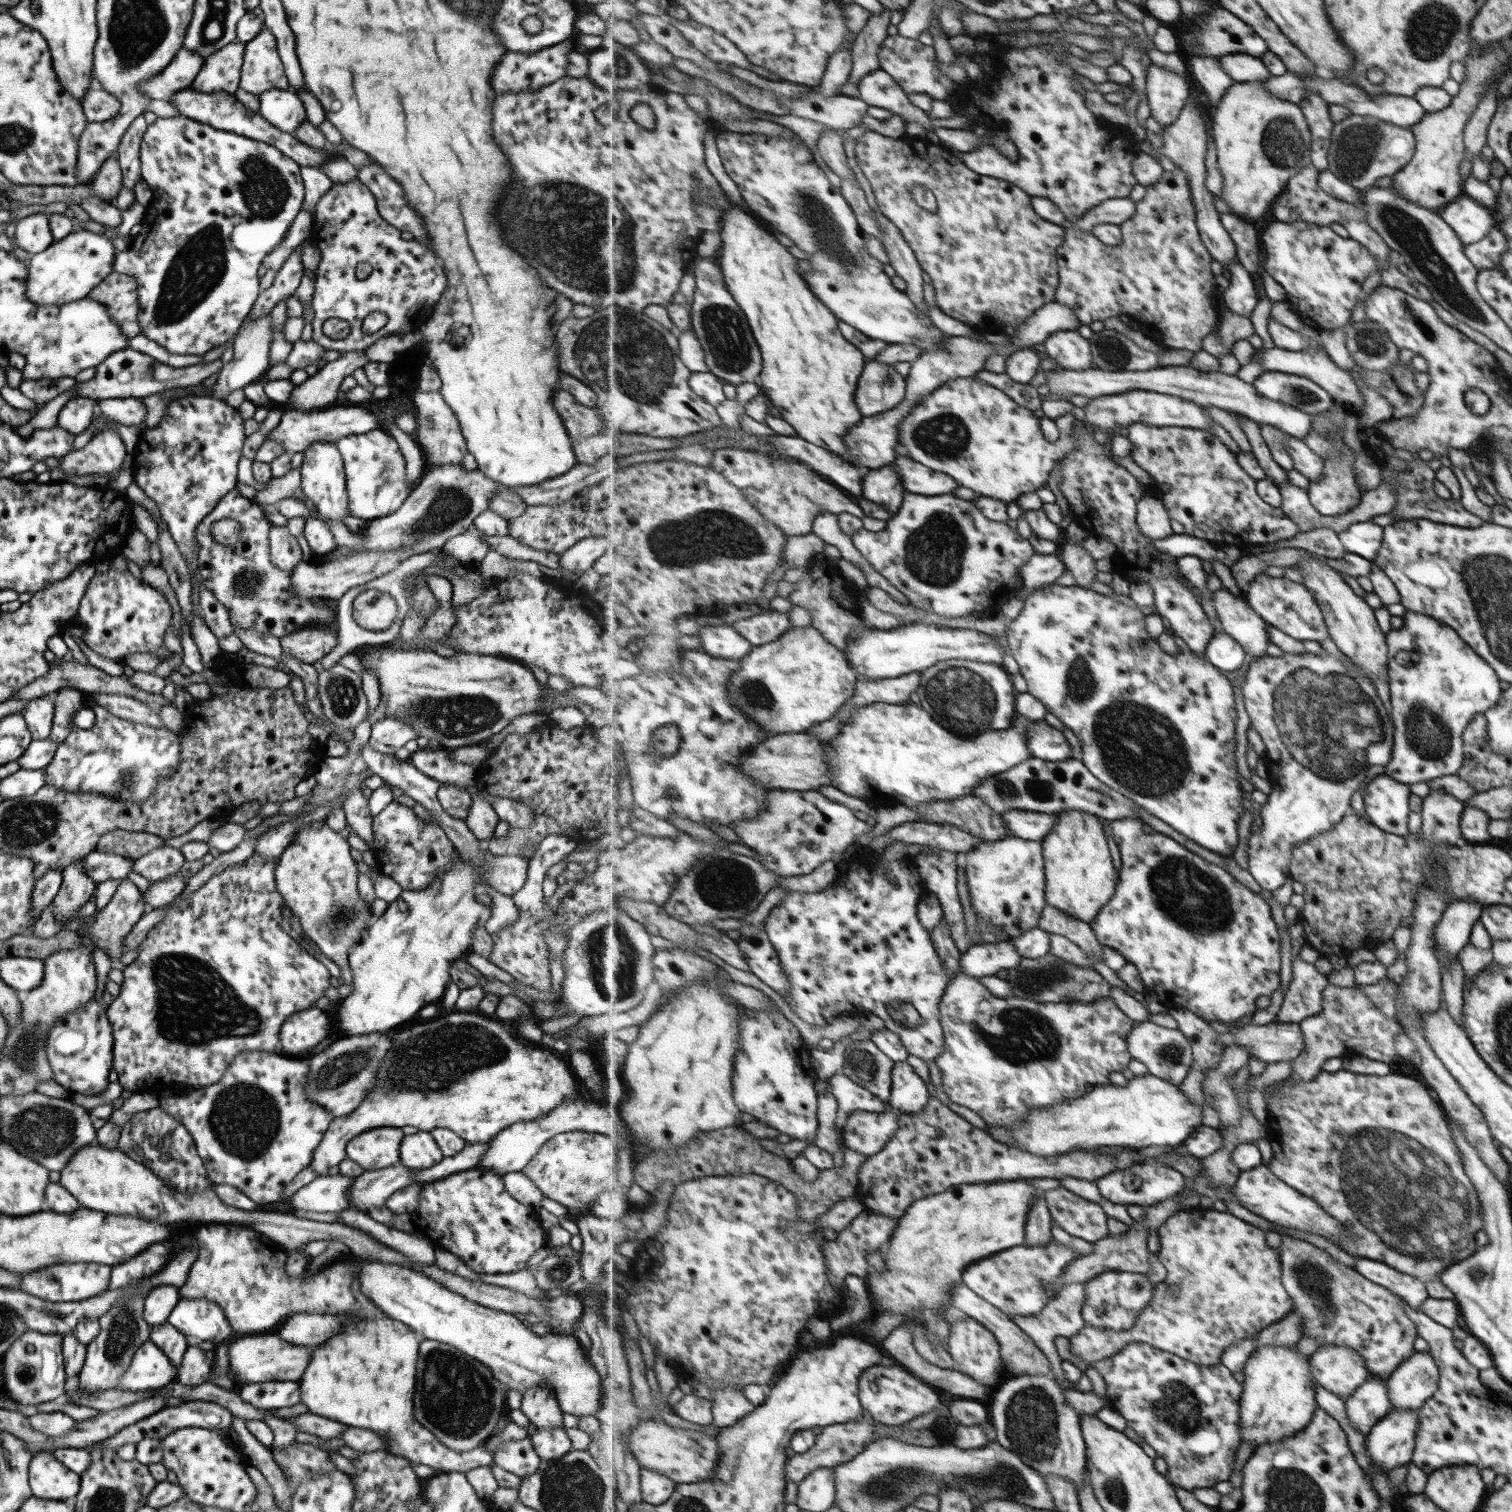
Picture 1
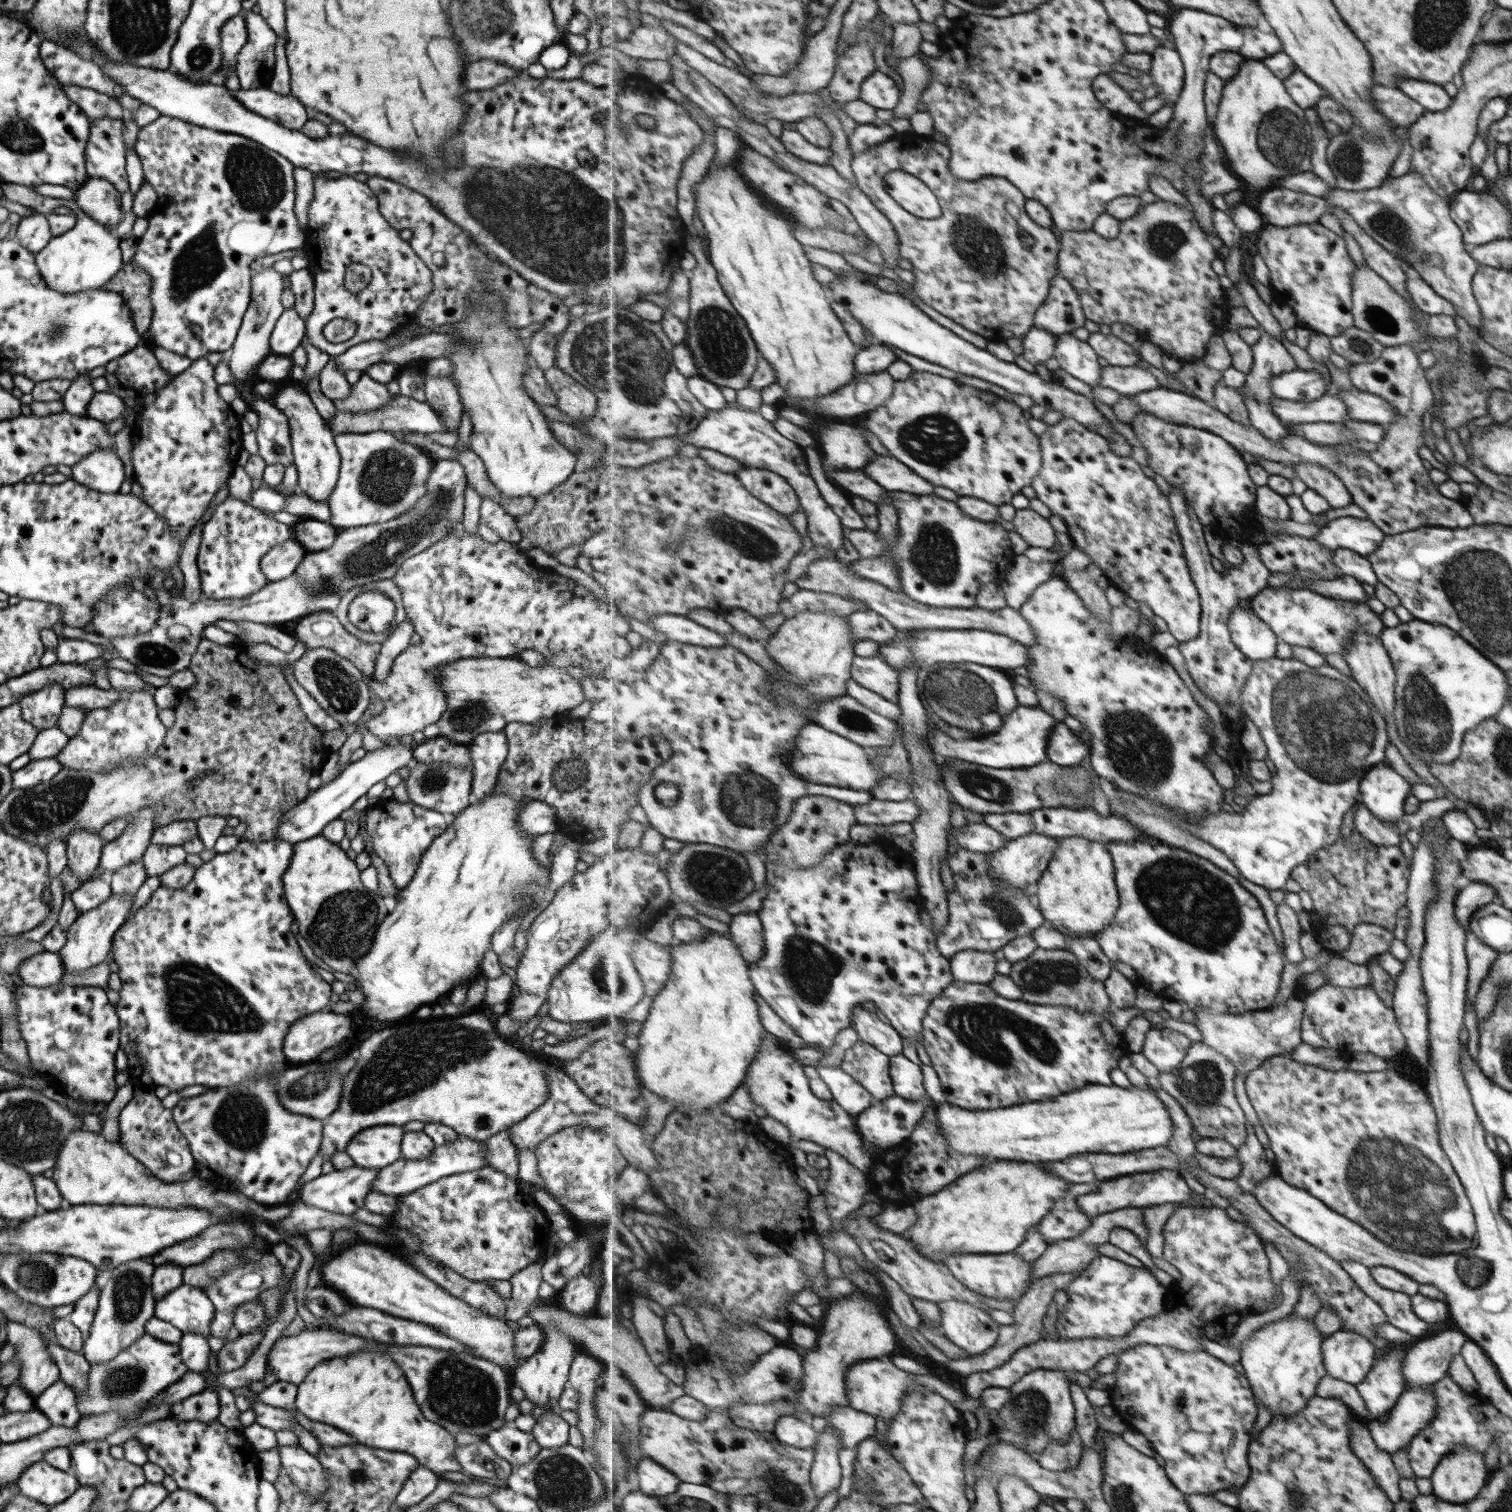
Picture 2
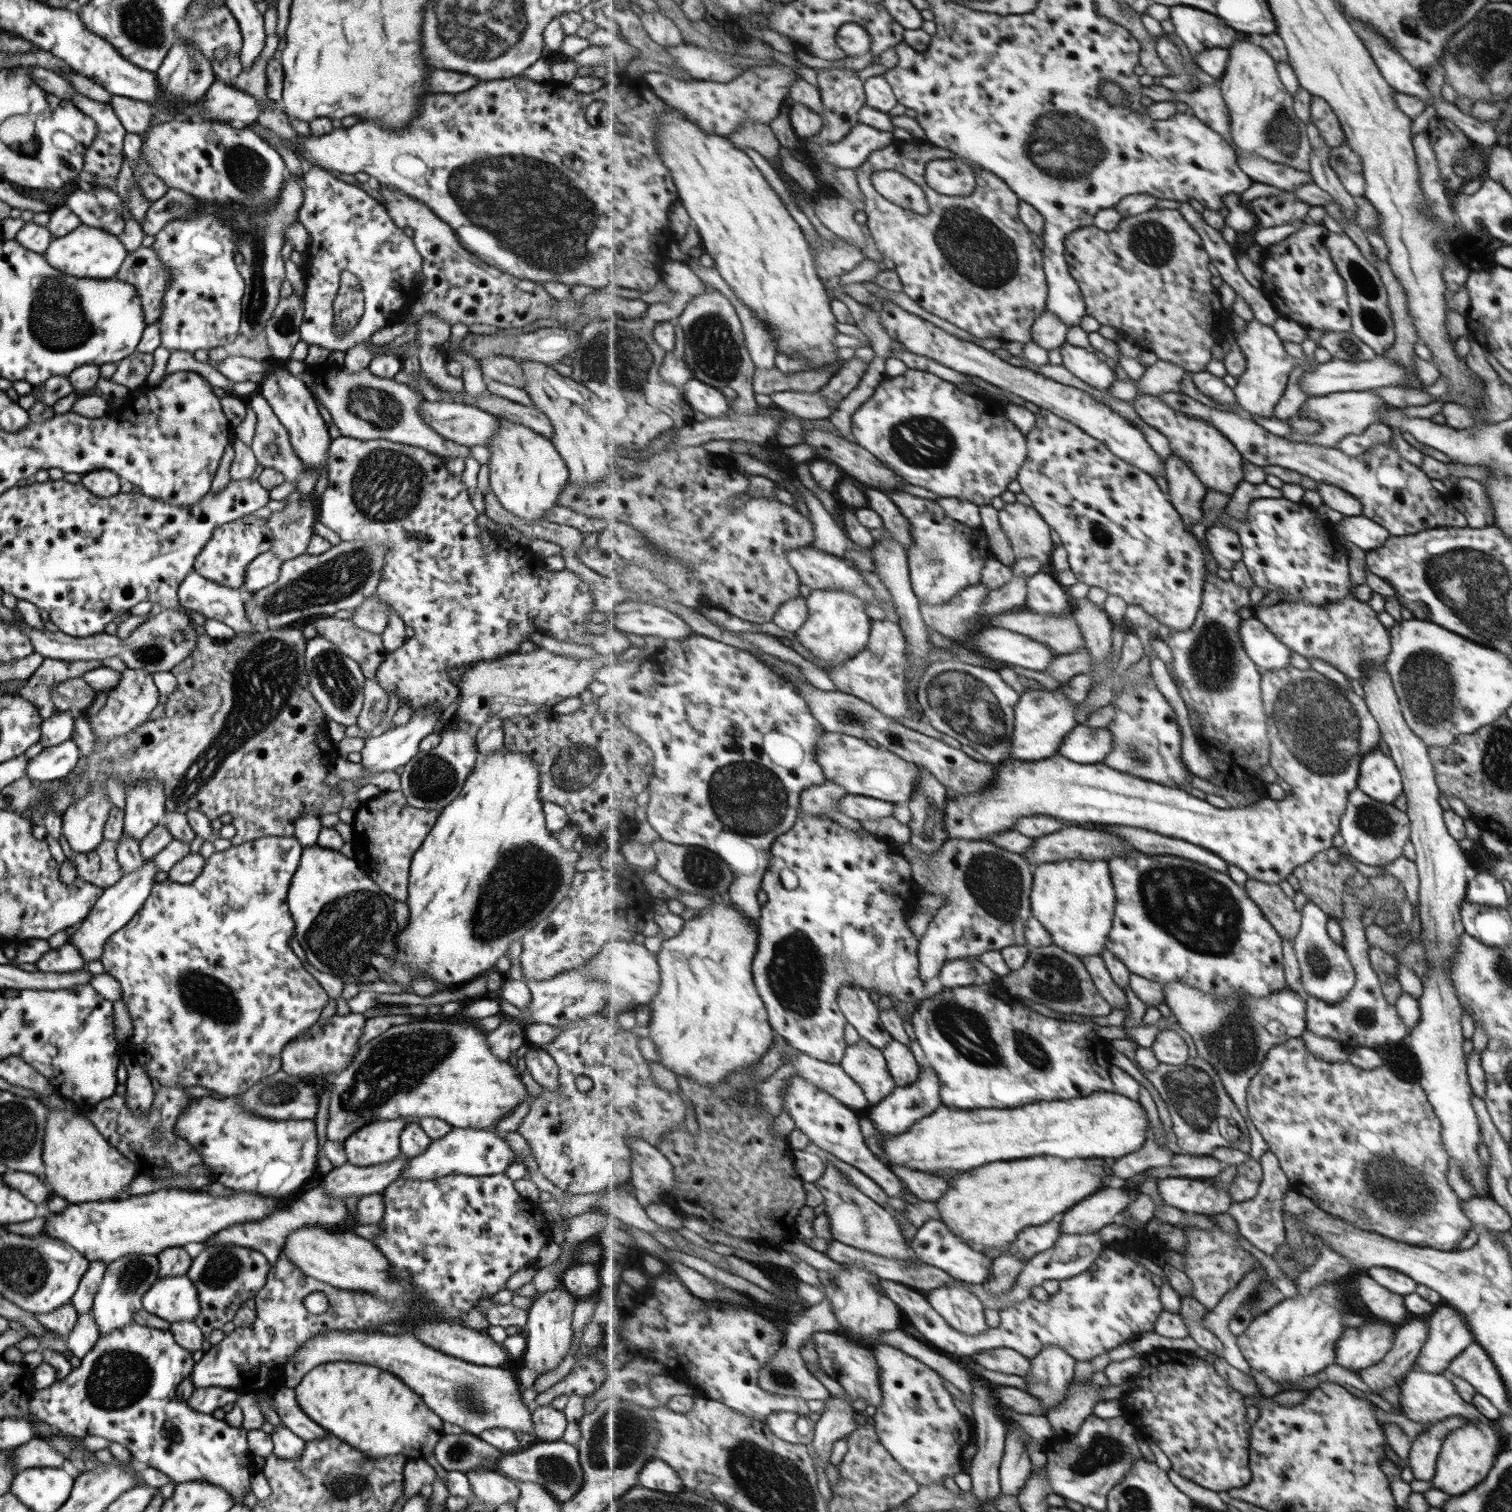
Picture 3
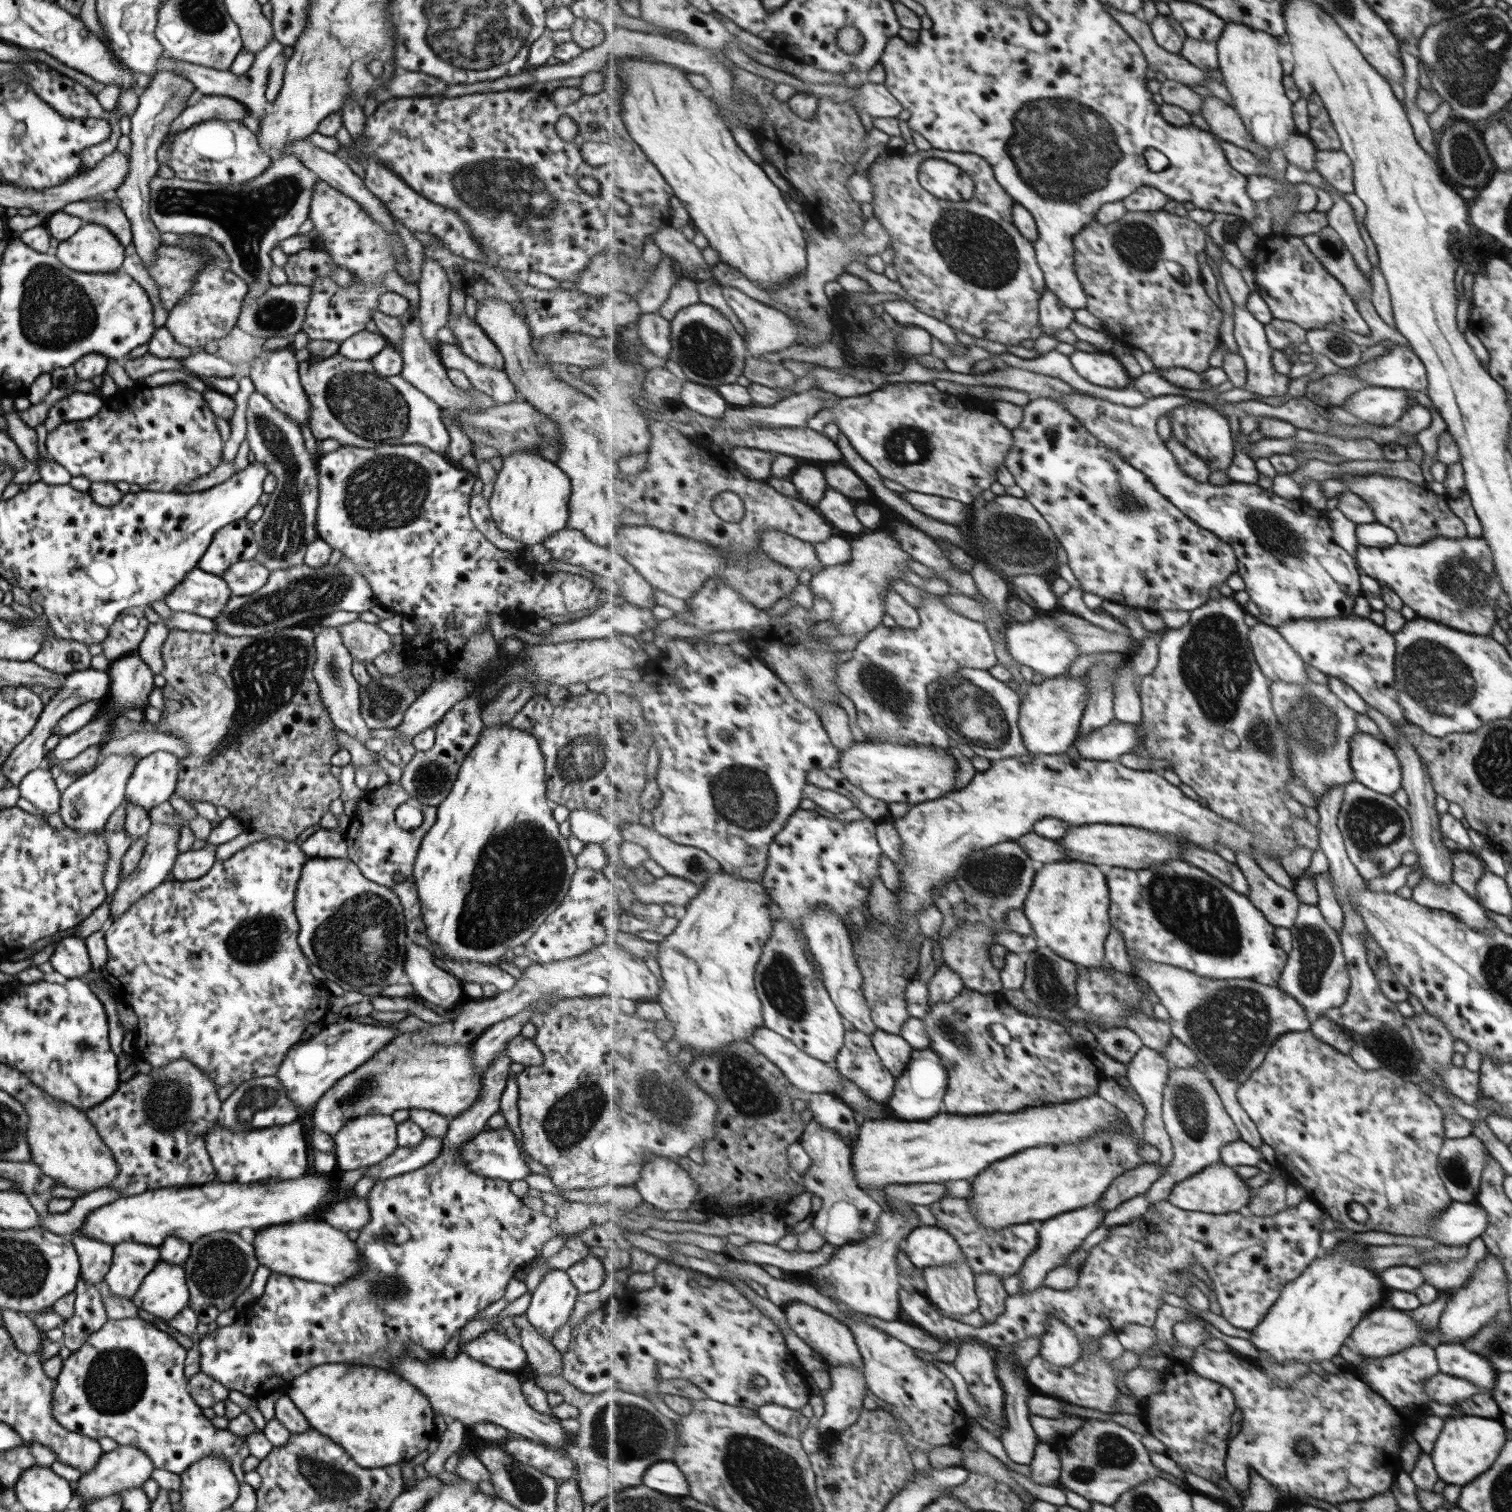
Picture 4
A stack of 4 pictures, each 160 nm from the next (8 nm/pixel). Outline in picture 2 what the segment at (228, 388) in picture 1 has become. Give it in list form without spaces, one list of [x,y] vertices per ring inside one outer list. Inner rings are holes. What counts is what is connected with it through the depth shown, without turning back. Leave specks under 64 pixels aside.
[[[272,265],[257,273],[252,271],[249,302],[236,332],[235,340],[231,345],[231,354],[228,359],[228,367],[234,378],[233,381],[251,380],[256,366],[271,354],[269,337],[276,320],[284,309],[280,303],[280,294],[284,291],[282,284],[282,274],[275,272]]]

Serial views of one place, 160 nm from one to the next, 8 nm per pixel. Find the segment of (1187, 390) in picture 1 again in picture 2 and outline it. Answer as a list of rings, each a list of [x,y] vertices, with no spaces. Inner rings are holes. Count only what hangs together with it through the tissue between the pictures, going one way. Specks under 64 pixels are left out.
[[[1108,365],[1102,370],[1100,386],[1113,389],[1120,396],[1139,395],[1161,387],[1159,378],[1147,368]],[[1324,393],[1312,402],[1292,402],[1273,398],[1273,412],[1283,427],[1317,422],[1341,423],[1348,419],[1347,406],[1342,396]]]

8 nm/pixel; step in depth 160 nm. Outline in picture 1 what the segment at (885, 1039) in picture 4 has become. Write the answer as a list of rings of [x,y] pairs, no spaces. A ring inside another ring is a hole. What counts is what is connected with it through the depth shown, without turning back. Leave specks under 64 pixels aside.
[[[908,1060],[896,1062],[889,1103],[905,1113],[921,1113],[932,1096],[928,1085]]]

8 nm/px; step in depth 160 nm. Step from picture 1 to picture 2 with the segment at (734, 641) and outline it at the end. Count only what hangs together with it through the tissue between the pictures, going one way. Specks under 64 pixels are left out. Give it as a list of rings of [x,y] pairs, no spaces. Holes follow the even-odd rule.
[[[660,614],[659,616],[652,616],[647,624],[667,635],[673,641],[707,648],[713,646],[721,648],[729,645],[725,635],[691,620],[688,616]]]

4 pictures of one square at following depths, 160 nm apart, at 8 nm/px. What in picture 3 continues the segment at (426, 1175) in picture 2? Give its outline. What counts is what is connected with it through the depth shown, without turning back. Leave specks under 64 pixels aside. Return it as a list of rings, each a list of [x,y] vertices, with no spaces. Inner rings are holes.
[[[493,1128],[490,1129],[452,1129],[441,1139],[433,1140],[427,1149],[414,1158],[409,1158],[403,1165],[399,1177],[411,1180],[433,1180],[447,1175],[487,1176],[503,1173],[515,1164],[515,1156],[509,1145]]]

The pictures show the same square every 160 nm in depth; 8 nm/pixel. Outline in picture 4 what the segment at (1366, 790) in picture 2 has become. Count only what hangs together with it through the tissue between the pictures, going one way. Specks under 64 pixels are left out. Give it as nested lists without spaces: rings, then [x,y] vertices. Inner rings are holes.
[[[1359,731],[1350,738],[1353,780],[1377,794],[1391,796],[1399,790],[1398,757],[1383,742]]]

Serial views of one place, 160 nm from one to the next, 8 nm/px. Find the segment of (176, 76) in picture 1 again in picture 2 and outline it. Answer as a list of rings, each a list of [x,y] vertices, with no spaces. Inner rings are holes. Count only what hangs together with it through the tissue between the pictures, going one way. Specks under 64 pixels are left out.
[[[41,39],[38,52],[43,67],[62,85],[90,88],[108,97],[124,93],[94,62],[79,58],[65,47]]]

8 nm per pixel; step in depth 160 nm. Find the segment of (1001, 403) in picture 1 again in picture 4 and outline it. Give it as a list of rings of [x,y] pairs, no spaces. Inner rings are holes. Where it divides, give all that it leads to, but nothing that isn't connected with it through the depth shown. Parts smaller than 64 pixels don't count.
[[[933,382],[893,383],[867,395],[843,397],[829,412],[833,414],[831,422],[835,422],[863,460],[867,460],[881,477],[896,480],[910,491],[955,499],[971,506],[977,496],[997,482],[997,469],[1006,467],[1015,438],[994,413],[971,410],[967,404],[953,404],[947,402],[947,398],[947,392],[941,392]]]

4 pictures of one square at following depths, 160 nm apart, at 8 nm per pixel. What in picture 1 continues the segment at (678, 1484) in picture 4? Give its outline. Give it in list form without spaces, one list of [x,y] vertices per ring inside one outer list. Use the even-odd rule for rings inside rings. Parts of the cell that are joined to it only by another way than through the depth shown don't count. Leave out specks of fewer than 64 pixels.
[[[643,1468],[642,1478],[642,1496],[645,1503],[660,1506],[669,1506],[672,1495],[678,1488],[678,1483],[671,1480],[665,1474],[659,1474],[658,1471]]]

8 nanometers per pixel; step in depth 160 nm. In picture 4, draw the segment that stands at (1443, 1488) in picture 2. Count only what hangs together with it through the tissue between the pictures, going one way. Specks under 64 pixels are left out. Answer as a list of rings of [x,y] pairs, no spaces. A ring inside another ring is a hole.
[[[1465,1415],[1459,1418],[1444,1418],[1441,1432],[1430,1451],[1438,1479],[1443,1480],[1446,1485],[1460,1488],[1468,1485],[1468,1482],[1473,1481],[1479,1474],[1485,1473],[1494,1464],[1493,1460],[1497,1460],[1503,1442],[1505,1442],[1505,1432],[1499,1420]]]

